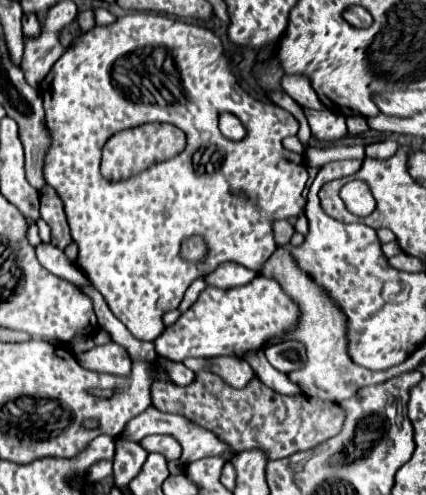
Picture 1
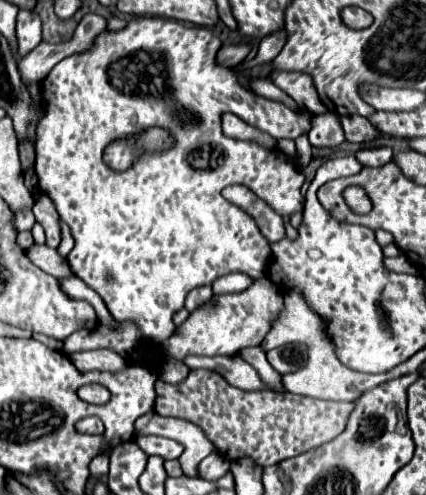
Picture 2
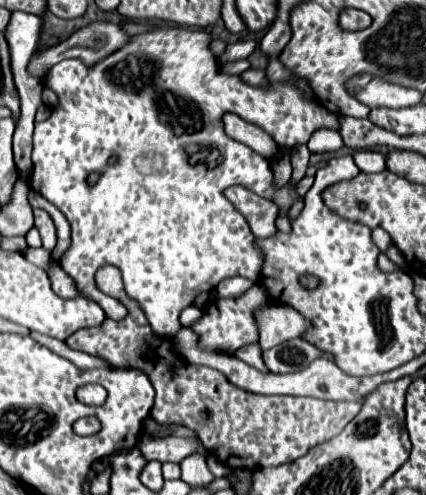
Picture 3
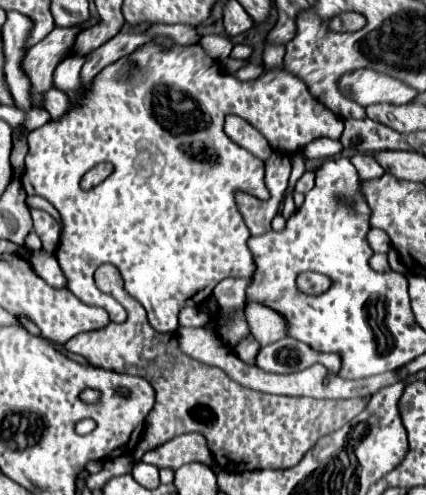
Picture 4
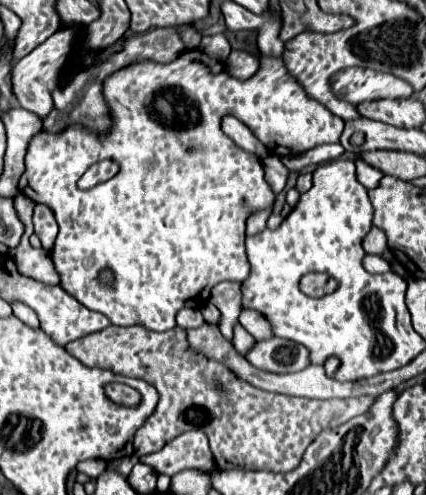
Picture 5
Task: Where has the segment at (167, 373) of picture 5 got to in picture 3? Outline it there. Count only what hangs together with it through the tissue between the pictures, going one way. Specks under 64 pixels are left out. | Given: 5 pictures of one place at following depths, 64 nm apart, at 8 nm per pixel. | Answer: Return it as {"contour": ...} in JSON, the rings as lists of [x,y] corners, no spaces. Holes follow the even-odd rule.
{"contour":[[[100,268],[96,274],[96,284],[106,294],[124,300],[128,306],[128,316],[120,322],[106,318],[102,326],[82,328],[80,332],[74,332],[66,344],[72,350],[104,356],[104,360],[114,364],[114,368],[122,366],[146,372],[156,390],[156,402],[150,416],[162,424],[176,422],[192,428],[202,438],[206,450],[216,454],[218,460],[232,470],[258,470],[292,462],[304,456],[312,446],[338,436],[360,410],[360,402],[262,396],[236,388],[222,376],[222,372],[184,362],[184,358],[174,350],[170,338],[156,336],[144,320],[144,314],[138,310],[138,304],[124,296],[120,272],[116,268]]]}

